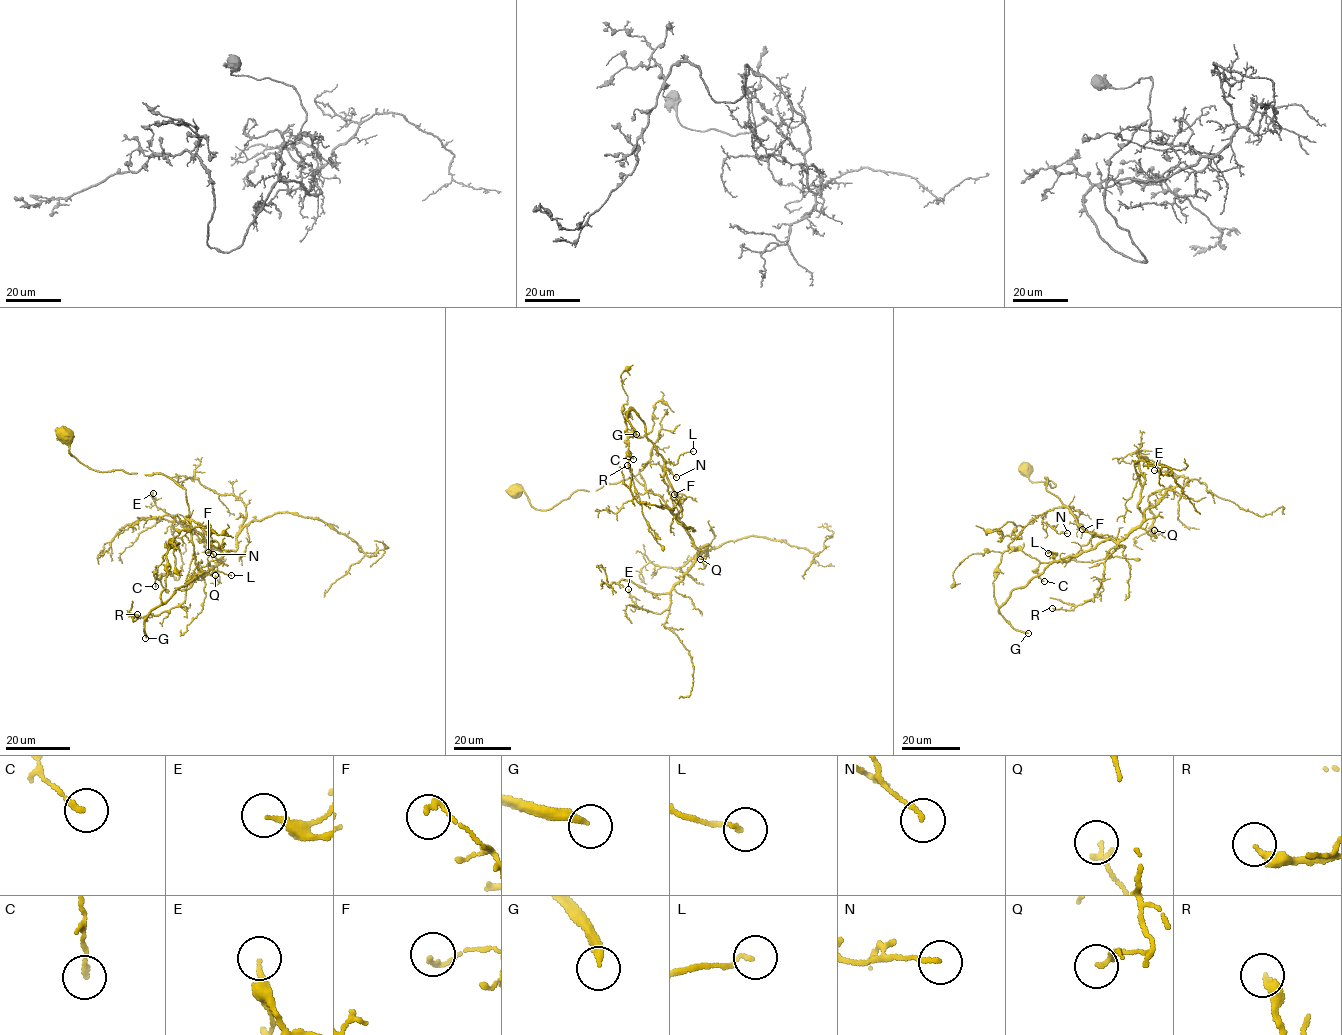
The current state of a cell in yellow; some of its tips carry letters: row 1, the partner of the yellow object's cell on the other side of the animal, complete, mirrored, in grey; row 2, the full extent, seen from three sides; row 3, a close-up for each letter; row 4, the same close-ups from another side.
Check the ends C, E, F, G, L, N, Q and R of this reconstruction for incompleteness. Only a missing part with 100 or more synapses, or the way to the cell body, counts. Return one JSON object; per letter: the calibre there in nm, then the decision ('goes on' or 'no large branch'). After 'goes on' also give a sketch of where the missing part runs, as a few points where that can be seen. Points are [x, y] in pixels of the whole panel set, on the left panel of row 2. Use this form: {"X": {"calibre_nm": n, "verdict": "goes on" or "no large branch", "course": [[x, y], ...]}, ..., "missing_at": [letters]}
{"C": {"calibre_nm": 160, "verdict": "no large branch"}, "E": {"calibre_nm": 160, "verdict": "no large branch"}, "F": {"calibre_nm": 160, "verdict": "no large branch"}, "G": {"calibre_nm": 240, "verdict": "goes on"}, "L": {"calibre_nm": 140, "verdict": "no large branch"}, "N": {"calibre_nm": 120, "verdict": "no large branch"}, "Q": {"calibre_nm": 170, "verdict": "no large branch"}, "R": {"calibre_nm": 320, "verdict": "no large branch"}, "missing_at": ["G"]}

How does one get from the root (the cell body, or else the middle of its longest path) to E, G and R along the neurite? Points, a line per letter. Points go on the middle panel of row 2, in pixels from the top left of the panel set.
E: (516, 492), (547, 510), (632, 475), (659, 496), (696, 562), (660, 613), (628, 589)
G: (516, 492), (547, 510), (577, 490), (632, 475), (672, 510), (664, 462), (631, 409), (627, 418), (636, 434)
R: (516, 492), (547, 510), (577, 490), (632, 475), (683, 524), (671, 509), (638, 503), (627, 465)

